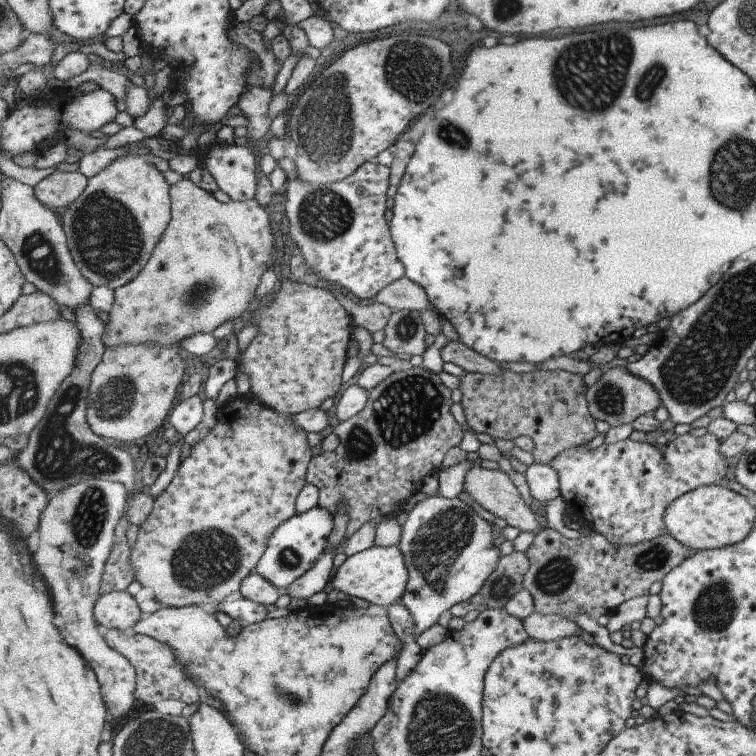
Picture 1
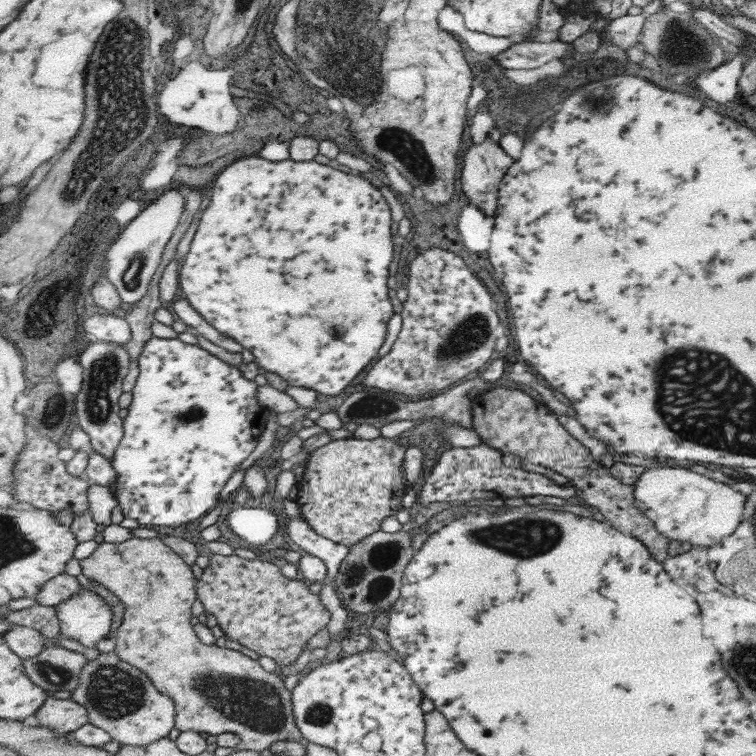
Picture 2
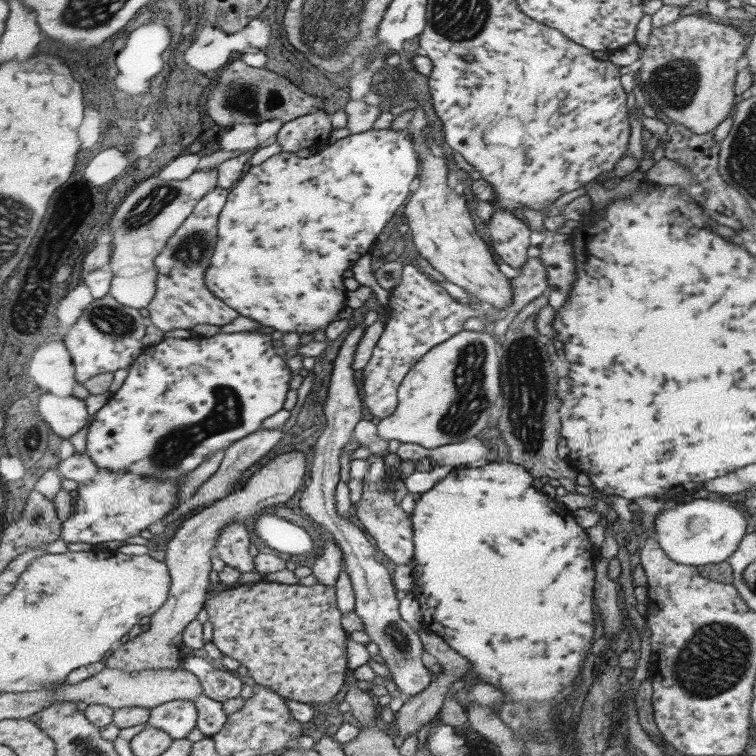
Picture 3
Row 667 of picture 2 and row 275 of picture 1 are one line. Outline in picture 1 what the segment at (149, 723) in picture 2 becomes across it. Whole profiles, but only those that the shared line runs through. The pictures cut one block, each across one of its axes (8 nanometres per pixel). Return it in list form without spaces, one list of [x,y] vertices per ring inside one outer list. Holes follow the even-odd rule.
[[[123,156],[115,160],[109,168],[89,179],[85,192],[65,210],[62,223],[71,254],[81,270],[81,274],[93,284],[94,288],[106,286],[116,291],[133,282],[145,270],[152,259],[157,244],[172,223],[172,186],[161,174],[157,160],[148,156]]]

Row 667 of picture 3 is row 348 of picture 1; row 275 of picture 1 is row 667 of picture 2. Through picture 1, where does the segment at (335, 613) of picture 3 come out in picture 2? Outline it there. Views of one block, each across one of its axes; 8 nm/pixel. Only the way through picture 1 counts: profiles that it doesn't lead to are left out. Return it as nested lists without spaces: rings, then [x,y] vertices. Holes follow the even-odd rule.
[[[214,554],[197,582],[197,599],[205,611],[213,614],[218,626],[231,640],[237,640],[259,656],[268,656],[285,670],[285,666],[294,664],[301,652],[308,648],[307,642],[331,622],[331,611],[327,610],[320,594],[309,590],[309,582],[289,579],[281,574],[281,567],[273,562],[257,558],[245,559],[241,556],[222,556]]]

